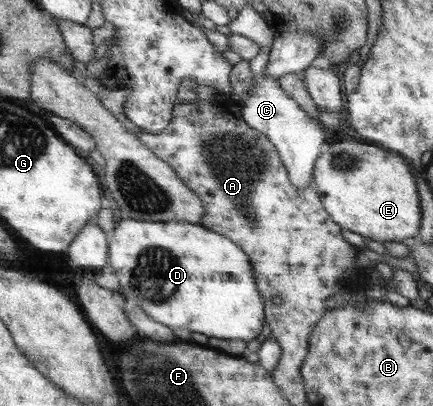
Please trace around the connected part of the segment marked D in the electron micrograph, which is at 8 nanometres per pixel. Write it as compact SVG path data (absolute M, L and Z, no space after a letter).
M120 220L110 238L110 264L120 284L118 296L125 294L123 299L135 302L153 320L171 328L247 343L261 338L261 329L266 322L266 298L258 288L249 256L230 237L187 221Z

